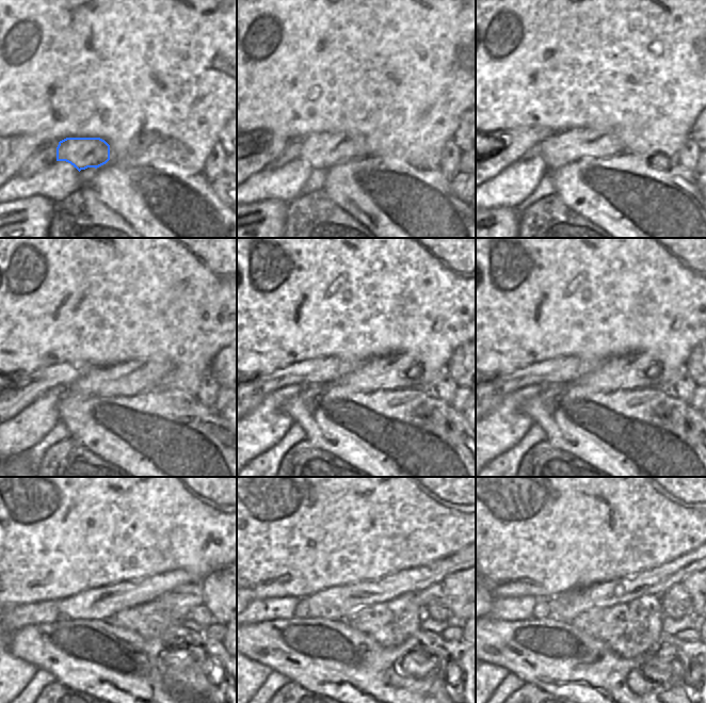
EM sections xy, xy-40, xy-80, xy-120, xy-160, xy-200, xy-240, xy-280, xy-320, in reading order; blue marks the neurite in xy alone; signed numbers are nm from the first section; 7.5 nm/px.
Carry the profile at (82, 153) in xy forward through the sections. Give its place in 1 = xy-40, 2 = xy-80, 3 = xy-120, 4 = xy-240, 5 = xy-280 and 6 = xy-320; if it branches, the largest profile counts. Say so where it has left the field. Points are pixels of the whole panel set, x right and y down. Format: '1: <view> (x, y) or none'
1: xy-40 (322, 150)
2: xy-80 (564, 147)
3: xy-120 (132, 378)
4: xy-240 (181, 600)
5: xy-280 (435, 594)
6: xy-320 (676, 592)

